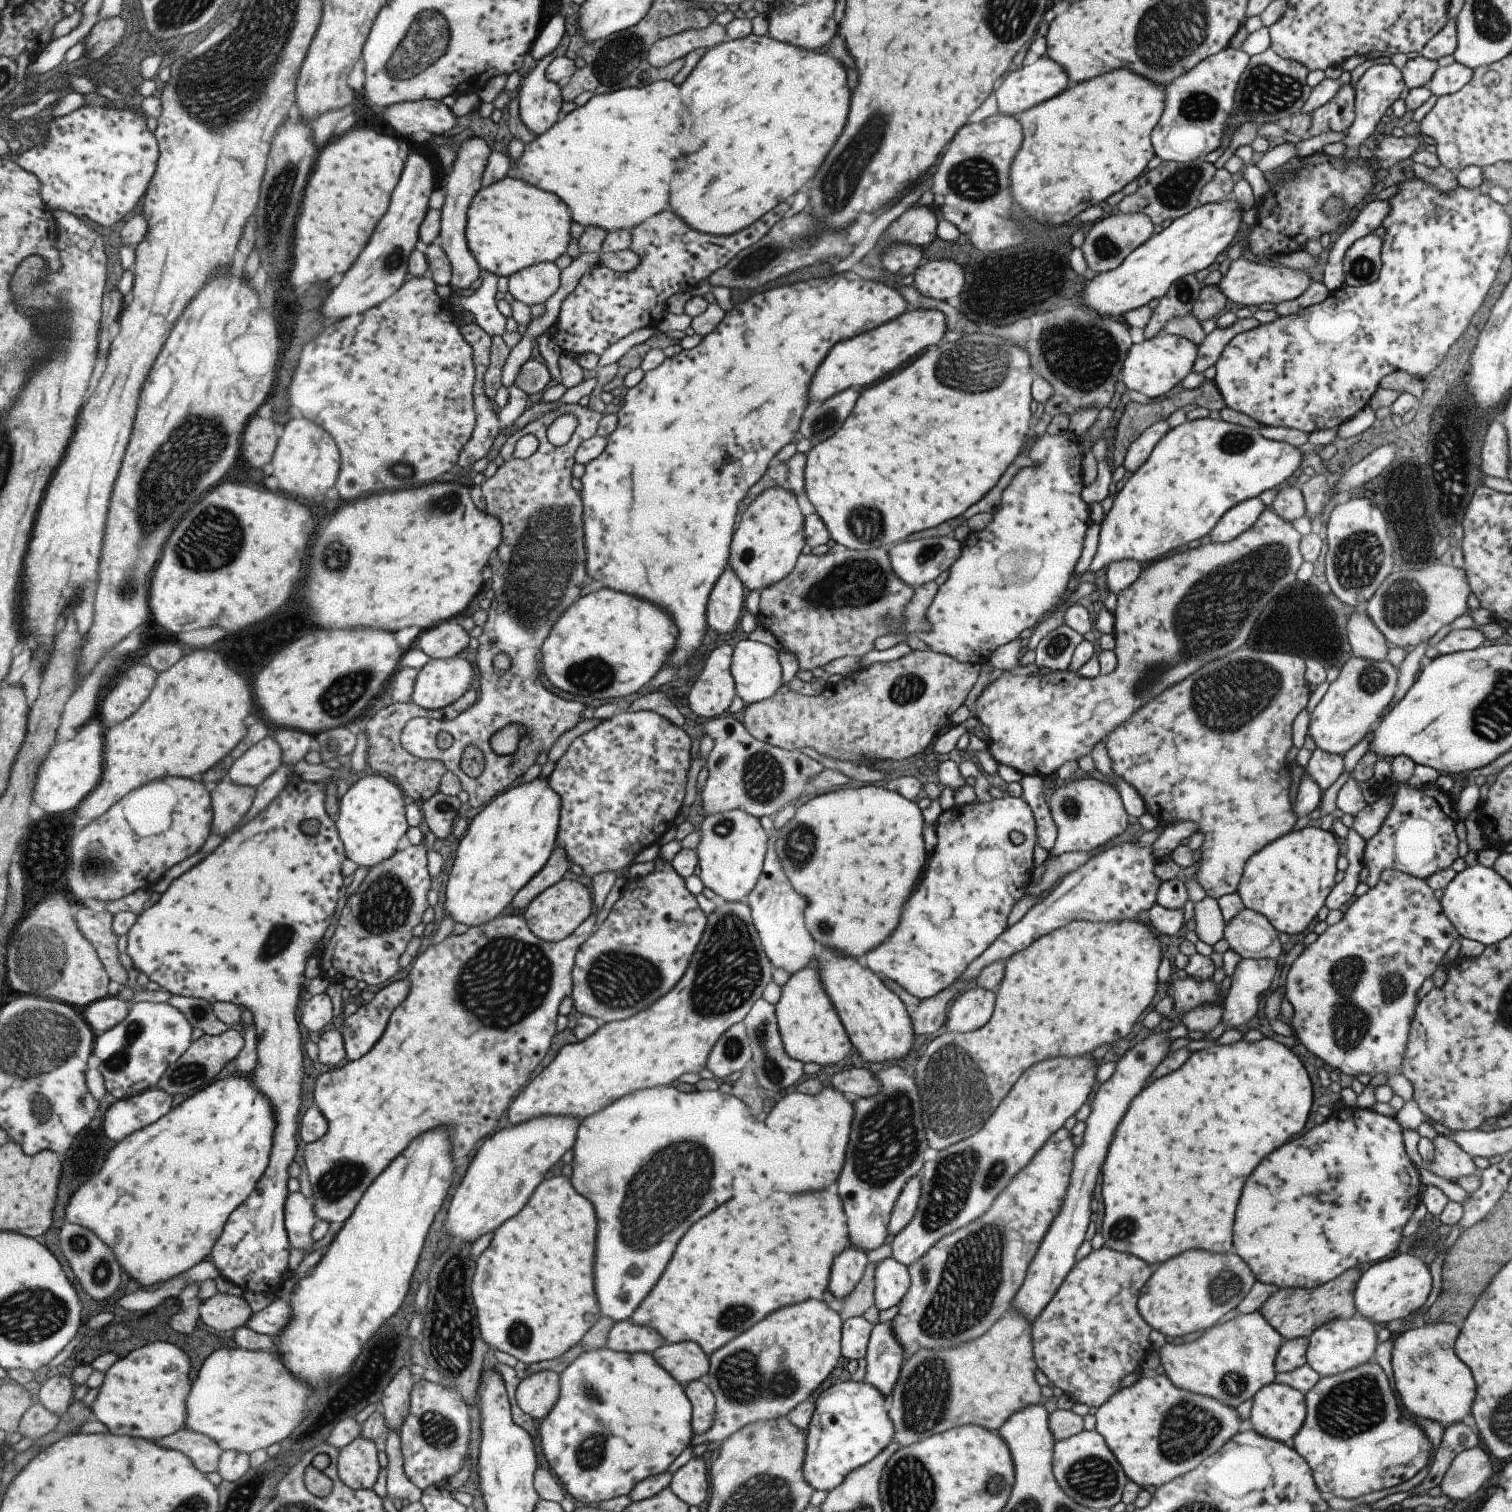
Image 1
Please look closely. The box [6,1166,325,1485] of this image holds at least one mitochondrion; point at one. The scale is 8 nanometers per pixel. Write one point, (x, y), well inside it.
(79, 1244)

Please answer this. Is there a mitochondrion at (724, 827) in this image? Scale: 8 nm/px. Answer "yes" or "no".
yes

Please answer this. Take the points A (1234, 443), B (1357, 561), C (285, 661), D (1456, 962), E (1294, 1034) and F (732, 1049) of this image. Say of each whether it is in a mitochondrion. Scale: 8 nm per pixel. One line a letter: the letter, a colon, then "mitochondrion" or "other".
A: mitochondrion
B: mitochondrion
C: other
D: other
E: other
F: mitochondrion

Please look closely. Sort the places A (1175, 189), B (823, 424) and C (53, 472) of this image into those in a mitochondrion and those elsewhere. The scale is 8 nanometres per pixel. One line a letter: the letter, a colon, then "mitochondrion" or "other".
A: mitochondrion
B: mitochondrion
C: other

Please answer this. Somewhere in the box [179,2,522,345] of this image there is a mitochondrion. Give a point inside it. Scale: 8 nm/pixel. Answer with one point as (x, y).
(422, 44)

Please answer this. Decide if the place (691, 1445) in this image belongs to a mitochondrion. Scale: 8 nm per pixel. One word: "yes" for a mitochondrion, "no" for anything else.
no

